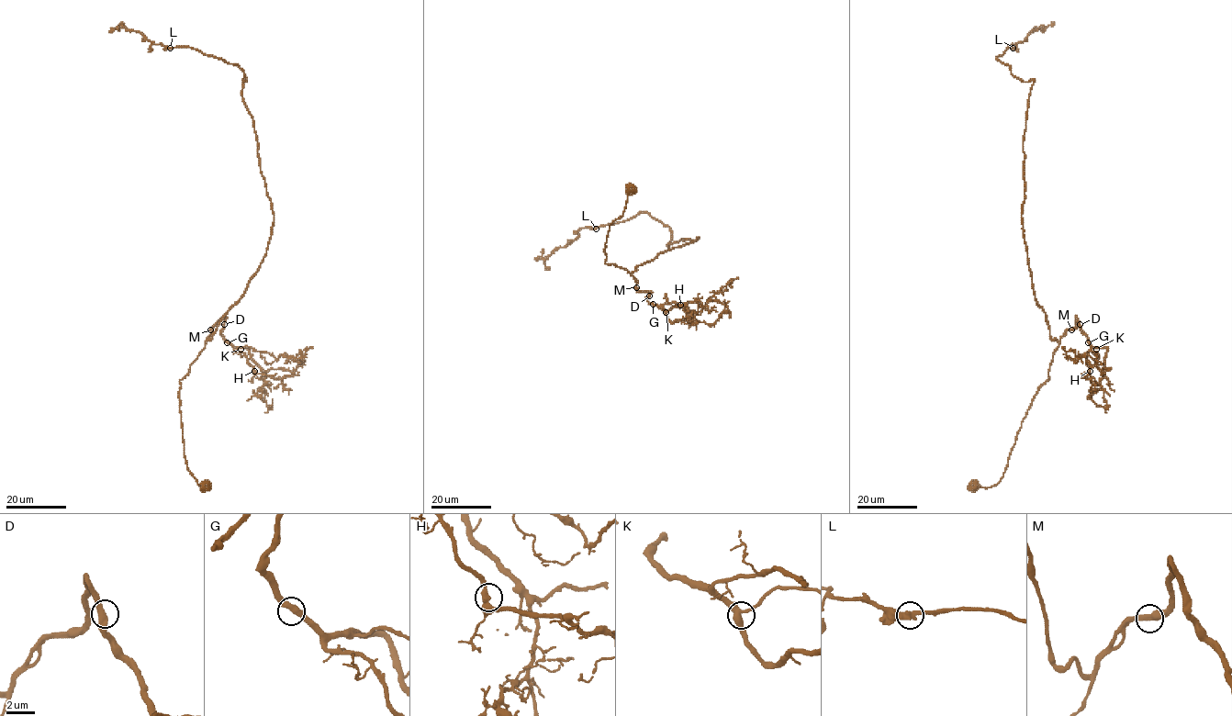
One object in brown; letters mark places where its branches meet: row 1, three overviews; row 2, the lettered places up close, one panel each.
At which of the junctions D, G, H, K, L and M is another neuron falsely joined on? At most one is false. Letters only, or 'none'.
none

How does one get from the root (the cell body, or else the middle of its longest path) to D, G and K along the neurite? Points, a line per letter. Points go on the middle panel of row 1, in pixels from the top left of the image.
D: (632, 188), (622, 215), (609, 226), (605, 262), (626, 269), (637, 281), (636, 289), (650, 292), (649, 296)
G: (632, 188), (622, 215), (609, 226), (605, 262), (626, 269), (638, 291), (651, 293), (647, 300), (653, 304)
K: (632, 188), (622, 215), (609, 226), (605, 262), (626, 269), (636, 289), (650, 292), (647, 300), (666, 312)

